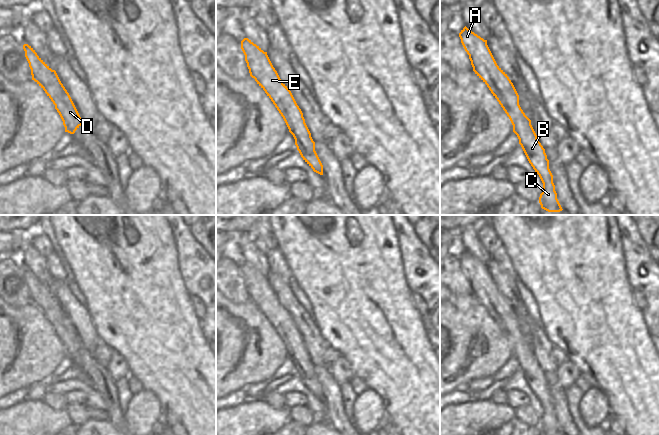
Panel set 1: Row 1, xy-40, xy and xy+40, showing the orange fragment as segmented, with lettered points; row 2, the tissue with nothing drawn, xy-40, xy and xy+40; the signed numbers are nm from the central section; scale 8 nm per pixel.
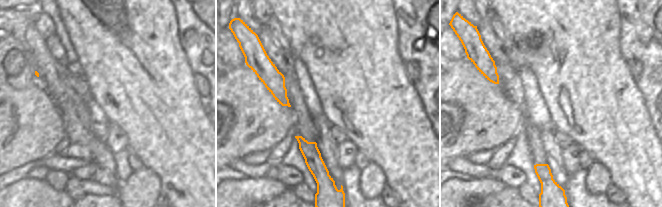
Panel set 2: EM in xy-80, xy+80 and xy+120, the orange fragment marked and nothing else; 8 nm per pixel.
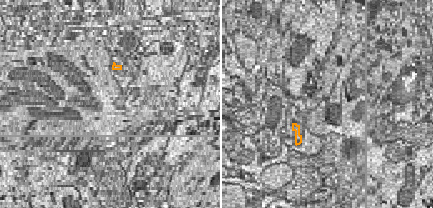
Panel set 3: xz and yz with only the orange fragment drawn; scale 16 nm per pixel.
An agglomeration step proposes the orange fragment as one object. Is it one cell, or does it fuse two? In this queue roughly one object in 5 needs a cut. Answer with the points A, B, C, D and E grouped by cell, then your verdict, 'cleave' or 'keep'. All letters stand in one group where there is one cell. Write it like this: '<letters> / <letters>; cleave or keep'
A B C D E; keep

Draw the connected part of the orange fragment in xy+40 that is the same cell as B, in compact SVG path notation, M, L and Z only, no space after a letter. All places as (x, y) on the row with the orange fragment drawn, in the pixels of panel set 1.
M466 26L459 33L459 37L469 55L473 71L487 85L509 117L513 125L513 132L519 139L519 144L543 183L543 191L539 197L541 208L548 212L562 211L545 149L537 139L531 120L519 105L519 95L513 83L497 65L487 45L487 40L481 38Z

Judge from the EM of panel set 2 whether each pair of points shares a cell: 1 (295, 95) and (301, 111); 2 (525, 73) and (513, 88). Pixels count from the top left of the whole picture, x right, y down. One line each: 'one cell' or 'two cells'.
1: one cell
2: two cells

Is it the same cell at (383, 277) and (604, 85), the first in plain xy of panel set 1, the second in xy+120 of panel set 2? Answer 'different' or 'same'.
same

